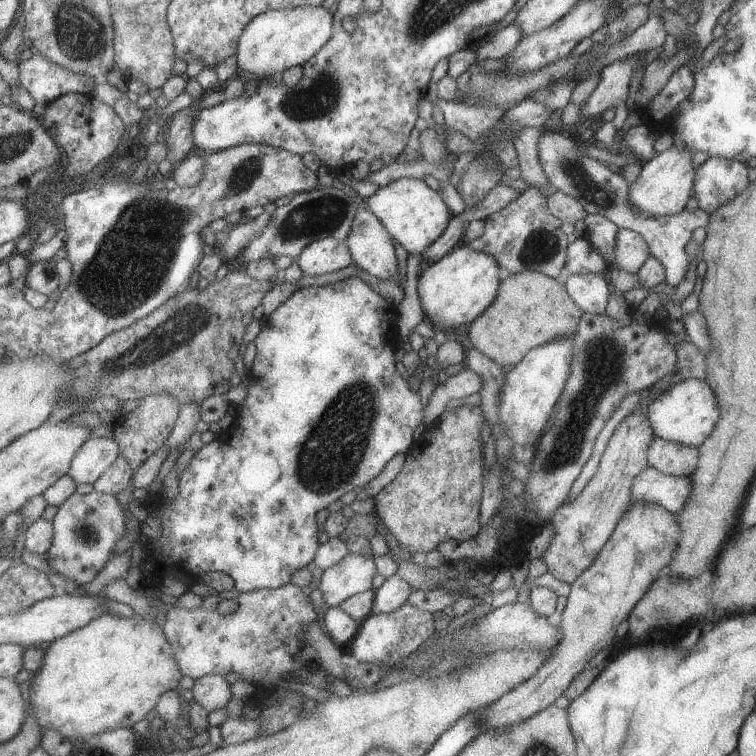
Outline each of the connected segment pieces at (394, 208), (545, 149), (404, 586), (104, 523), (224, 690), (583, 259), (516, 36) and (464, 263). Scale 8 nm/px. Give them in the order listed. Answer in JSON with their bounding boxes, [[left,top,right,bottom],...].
[[366,178,453,254],[539,128,710,287],[371,574,411,614],[46,491,136,585],[192,675,233,713],[561,236,611,280],[470,23,523,74],[418,245,499,330]]

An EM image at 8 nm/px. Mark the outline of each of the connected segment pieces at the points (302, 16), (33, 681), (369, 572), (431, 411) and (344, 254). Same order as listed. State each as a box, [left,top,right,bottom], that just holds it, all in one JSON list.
[[236,5,333,79],[19,614,183,748],[319,553,377,607],[423,368,482,426],[296,237,353,276]]

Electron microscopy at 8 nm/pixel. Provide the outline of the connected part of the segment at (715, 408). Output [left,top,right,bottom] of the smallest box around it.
[647,379,721,447]

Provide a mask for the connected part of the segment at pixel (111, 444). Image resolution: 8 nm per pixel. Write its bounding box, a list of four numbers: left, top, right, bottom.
[68,437,120,485]

